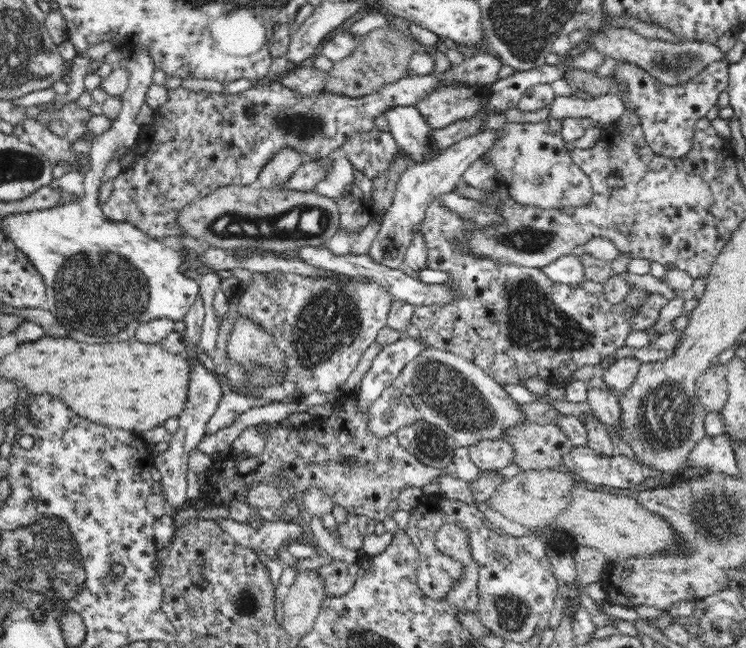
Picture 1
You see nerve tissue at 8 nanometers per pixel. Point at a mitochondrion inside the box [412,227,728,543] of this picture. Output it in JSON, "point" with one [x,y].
{"point":[536,324]}

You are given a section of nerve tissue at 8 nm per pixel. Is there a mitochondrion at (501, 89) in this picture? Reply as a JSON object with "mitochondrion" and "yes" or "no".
{"mitochondrion":"no"}

